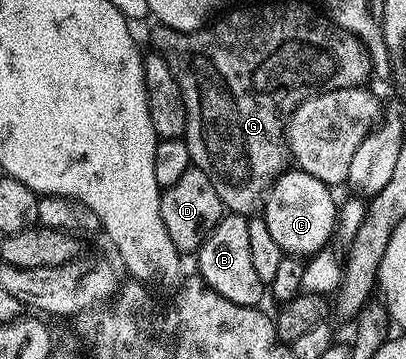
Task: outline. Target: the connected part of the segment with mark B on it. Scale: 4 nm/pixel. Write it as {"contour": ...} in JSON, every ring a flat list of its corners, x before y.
{"contour":[[225,213,221,222,210,232,208,239,200,245,199,277,204,283,226,300,234,300,234,304,259,307,260,301,266,298,266,283,258,280,258,272,250,257,250,228,248,218,242,214]]}

